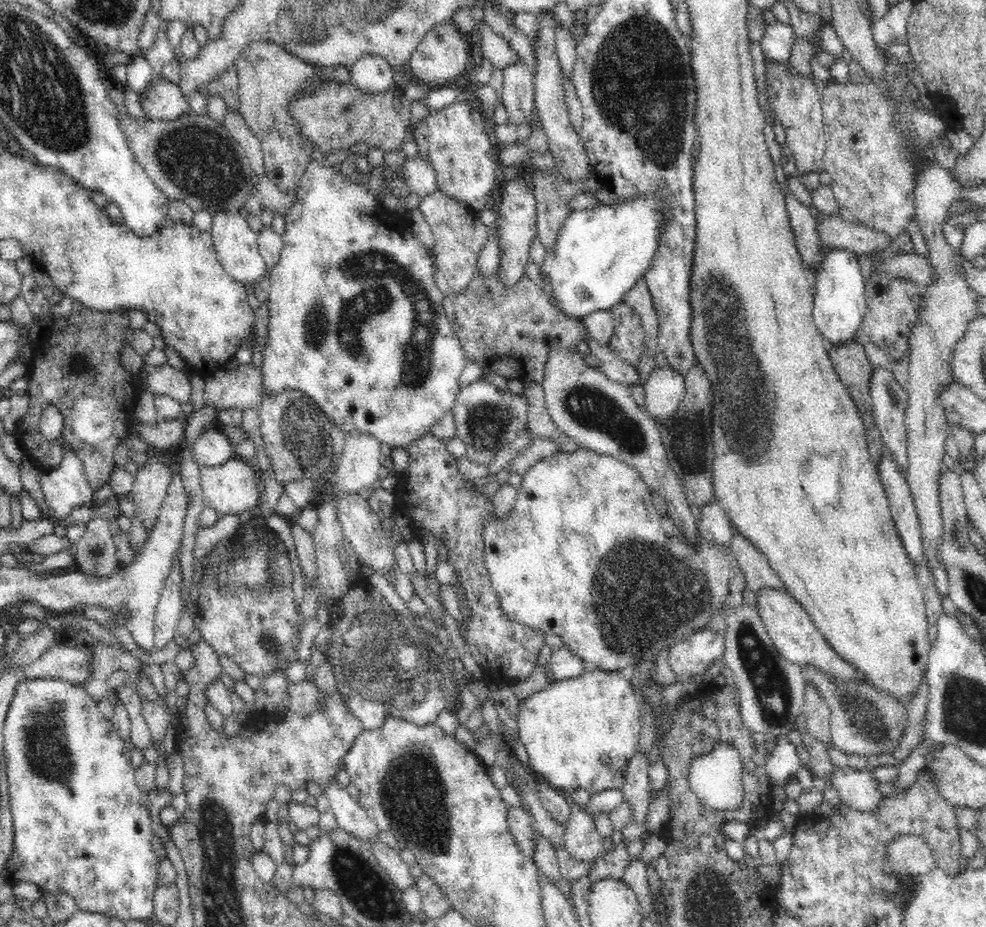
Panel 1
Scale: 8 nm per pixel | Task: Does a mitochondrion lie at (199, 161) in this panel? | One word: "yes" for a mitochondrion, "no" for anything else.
yes

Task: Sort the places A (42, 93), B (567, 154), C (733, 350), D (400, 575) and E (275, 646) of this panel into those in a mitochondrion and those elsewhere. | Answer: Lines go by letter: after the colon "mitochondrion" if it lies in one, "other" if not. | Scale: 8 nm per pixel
A: mitochondrion
B: other
C: mitochondrion
D: other
E: mitochondrion

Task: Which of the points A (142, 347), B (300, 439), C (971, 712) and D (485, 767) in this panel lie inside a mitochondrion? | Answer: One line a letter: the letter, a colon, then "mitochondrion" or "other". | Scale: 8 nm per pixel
A: other
B: mitochondrion
C: mitochondrion
D: other

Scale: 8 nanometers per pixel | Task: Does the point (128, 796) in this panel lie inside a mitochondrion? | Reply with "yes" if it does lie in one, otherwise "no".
no

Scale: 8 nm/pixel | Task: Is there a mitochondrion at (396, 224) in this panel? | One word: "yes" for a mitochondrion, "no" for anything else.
no

